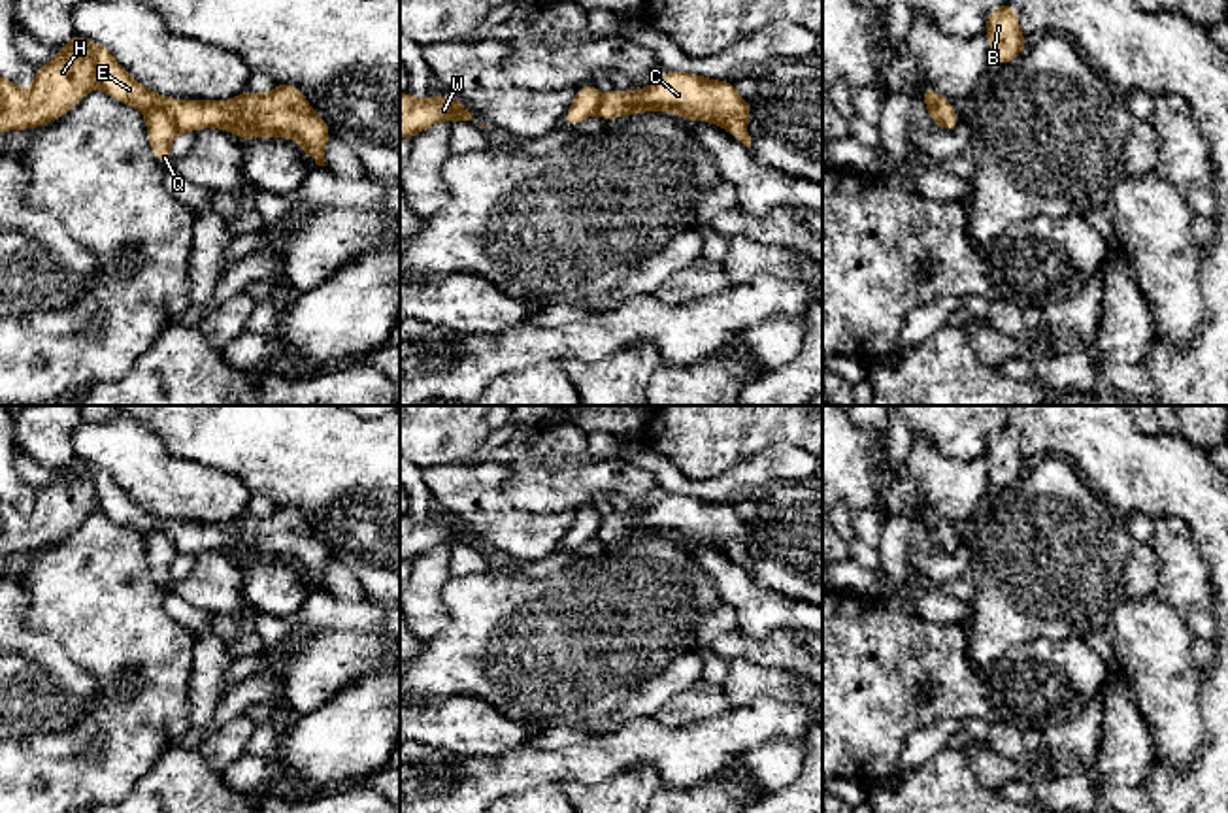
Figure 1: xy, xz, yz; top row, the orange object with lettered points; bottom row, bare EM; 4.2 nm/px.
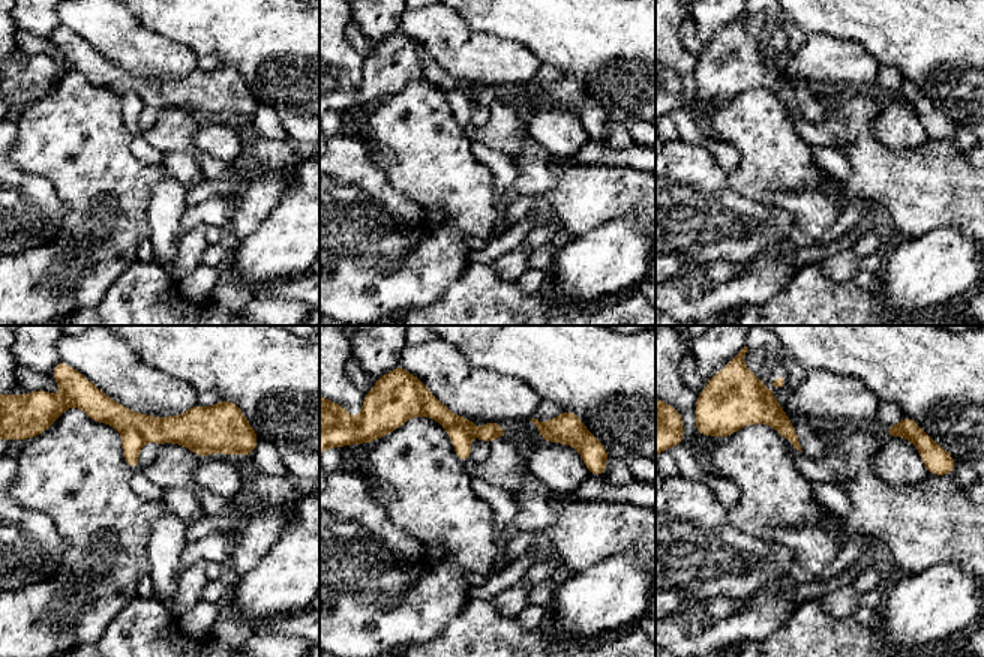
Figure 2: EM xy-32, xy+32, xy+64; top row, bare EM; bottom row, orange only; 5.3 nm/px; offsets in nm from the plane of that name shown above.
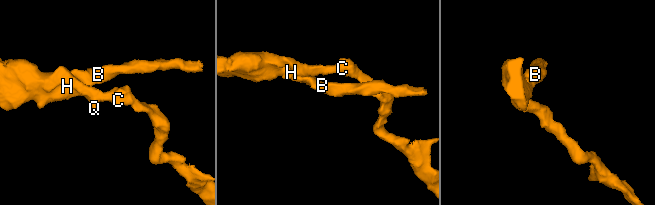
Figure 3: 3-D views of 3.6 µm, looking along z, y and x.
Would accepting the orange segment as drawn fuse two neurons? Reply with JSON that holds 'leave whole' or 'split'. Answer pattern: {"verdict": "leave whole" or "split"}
{"verdict": "split"}

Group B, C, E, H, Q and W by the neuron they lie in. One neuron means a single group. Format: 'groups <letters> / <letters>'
groups B H Q W / C E

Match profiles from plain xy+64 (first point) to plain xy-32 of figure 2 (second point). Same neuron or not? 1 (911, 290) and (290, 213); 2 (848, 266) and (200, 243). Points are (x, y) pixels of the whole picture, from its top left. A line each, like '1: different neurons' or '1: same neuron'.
1: same neuron
2: same neuron

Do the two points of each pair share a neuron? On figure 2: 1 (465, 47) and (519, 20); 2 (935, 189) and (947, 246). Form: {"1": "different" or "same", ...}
{"1": "different", "2": "different"}

